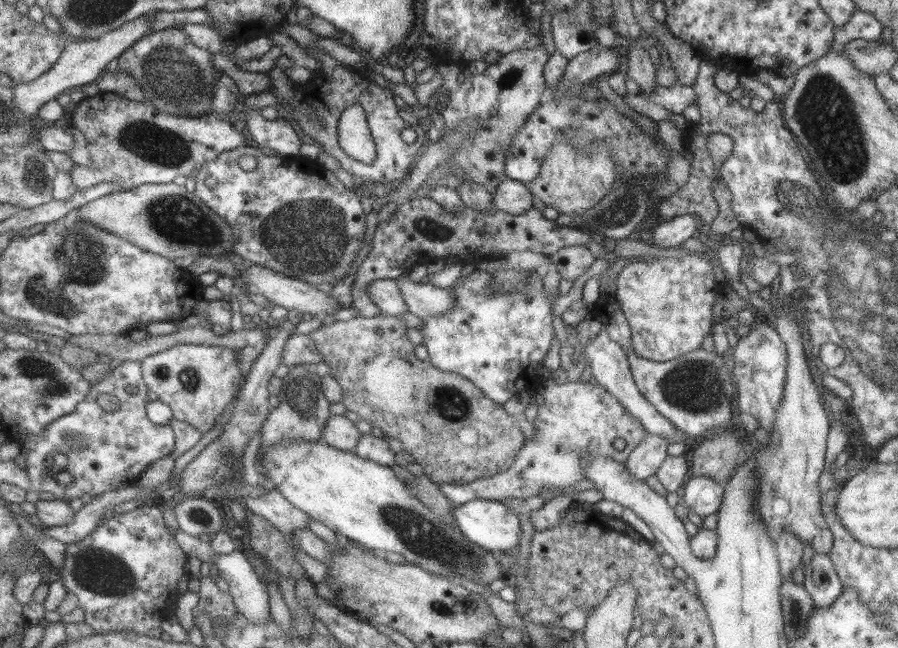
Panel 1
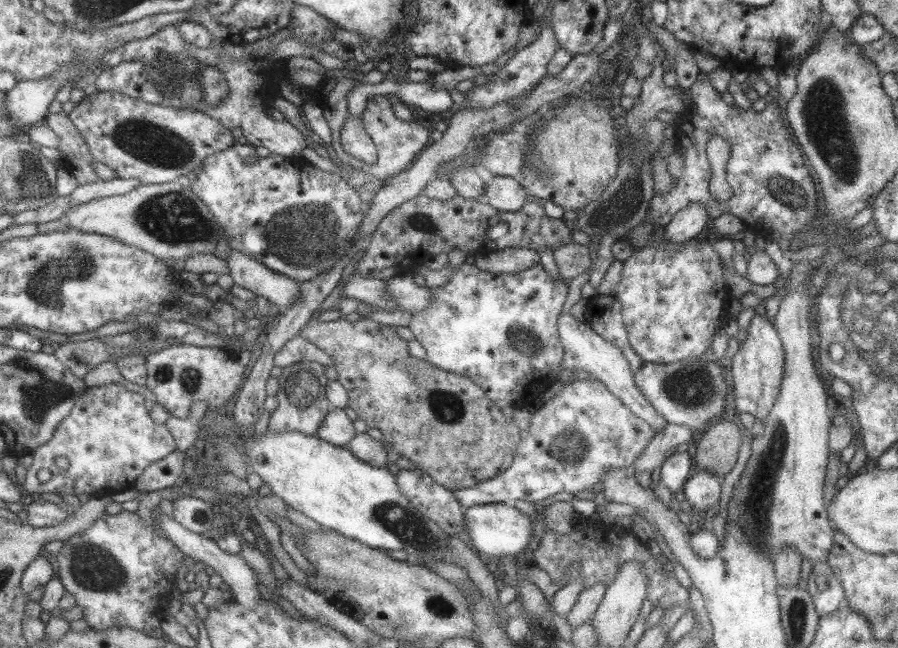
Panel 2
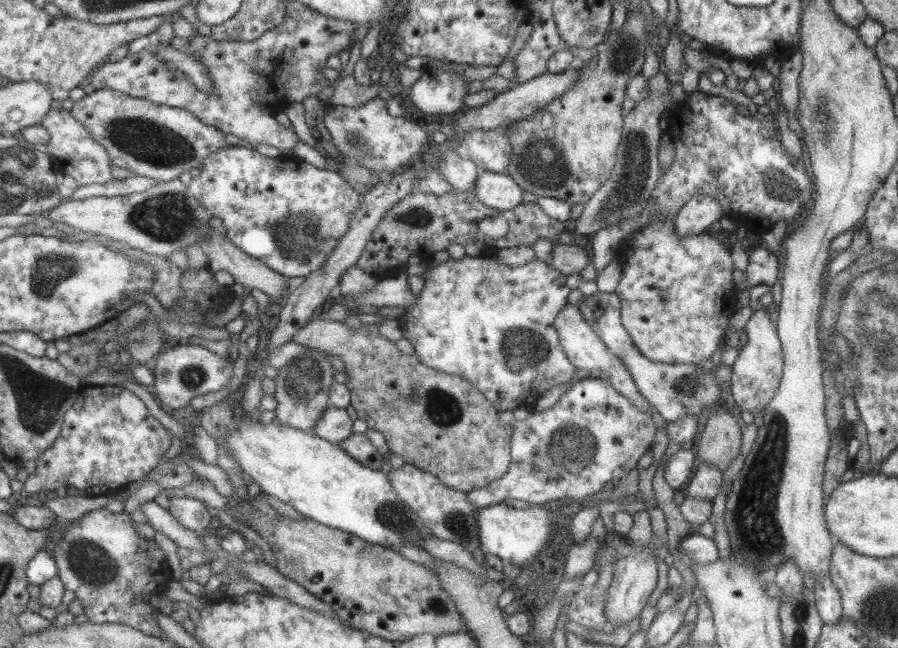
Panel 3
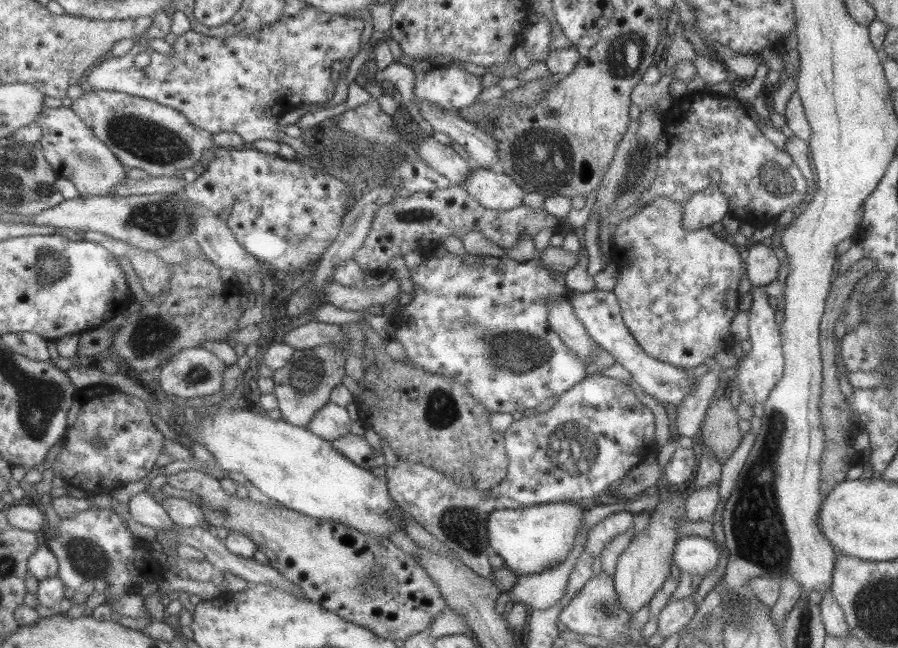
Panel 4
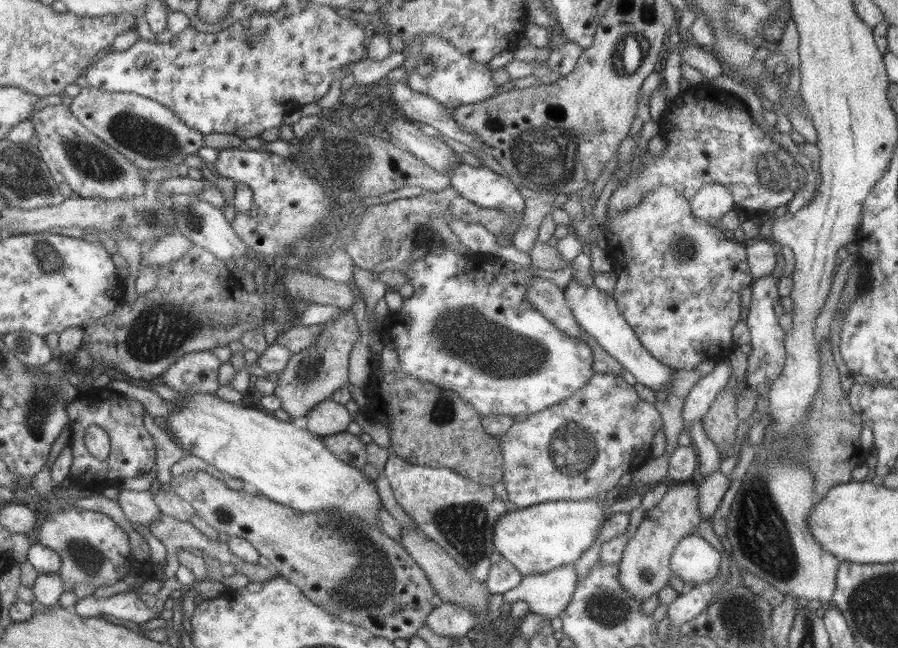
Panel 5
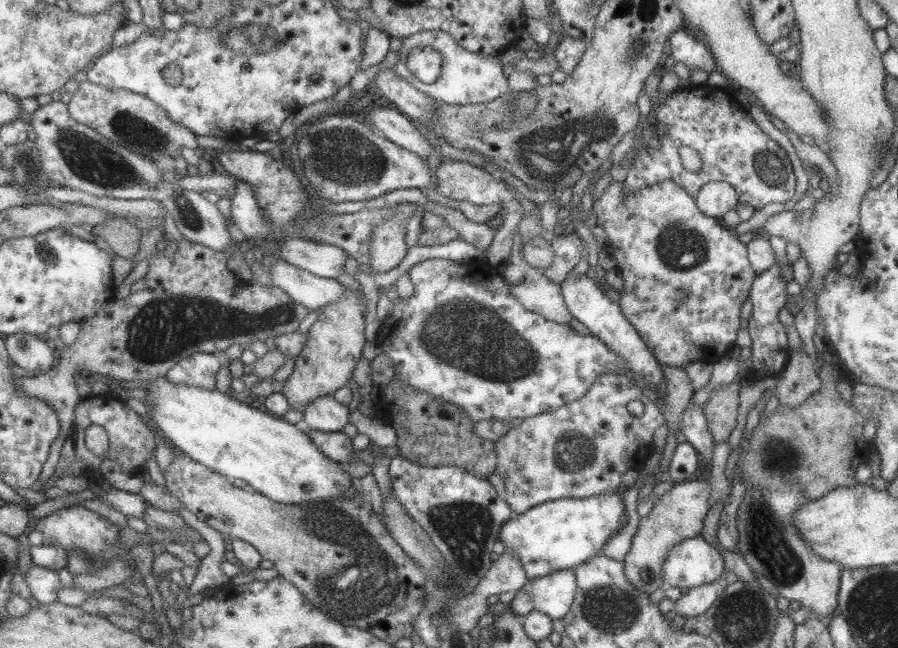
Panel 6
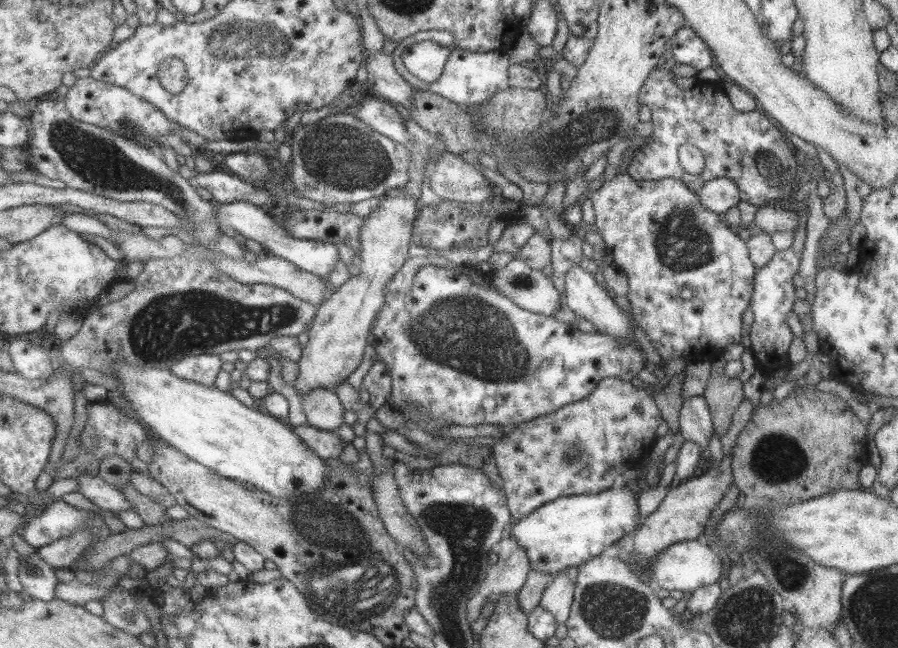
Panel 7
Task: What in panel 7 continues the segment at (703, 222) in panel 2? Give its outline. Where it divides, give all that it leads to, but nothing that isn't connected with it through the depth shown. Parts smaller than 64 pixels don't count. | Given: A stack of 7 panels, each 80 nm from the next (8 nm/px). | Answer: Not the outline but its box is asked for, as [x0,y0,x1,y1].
[696,178,740,217]

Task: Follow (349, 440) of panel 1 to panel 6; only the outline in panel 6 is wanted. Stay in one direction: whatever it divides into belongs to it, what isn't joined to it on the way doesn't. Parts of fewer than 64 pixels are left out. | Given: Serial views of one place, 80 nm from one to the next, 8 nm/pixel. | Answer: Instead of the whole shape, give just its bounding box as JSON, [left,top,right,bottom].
[302,394,348,432]

